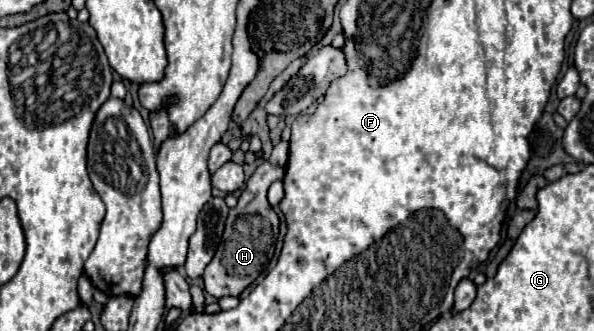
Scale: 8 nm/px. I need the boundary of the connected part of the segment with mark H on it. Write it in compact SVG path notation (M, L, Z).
M263 162L253 172L253 176L247 180L237 206L229 210L229 218L227 218L225 232L223 232L223 242L219 244L213 260L209 262L203 274L205 290L217 300L225 296L239 296L247 286L255 282L255 278L269 264L275 252L277 236L279 236L279 218L267 202L267 190L271 182L279 178L283 178L283 168L275 168L273 164Z

